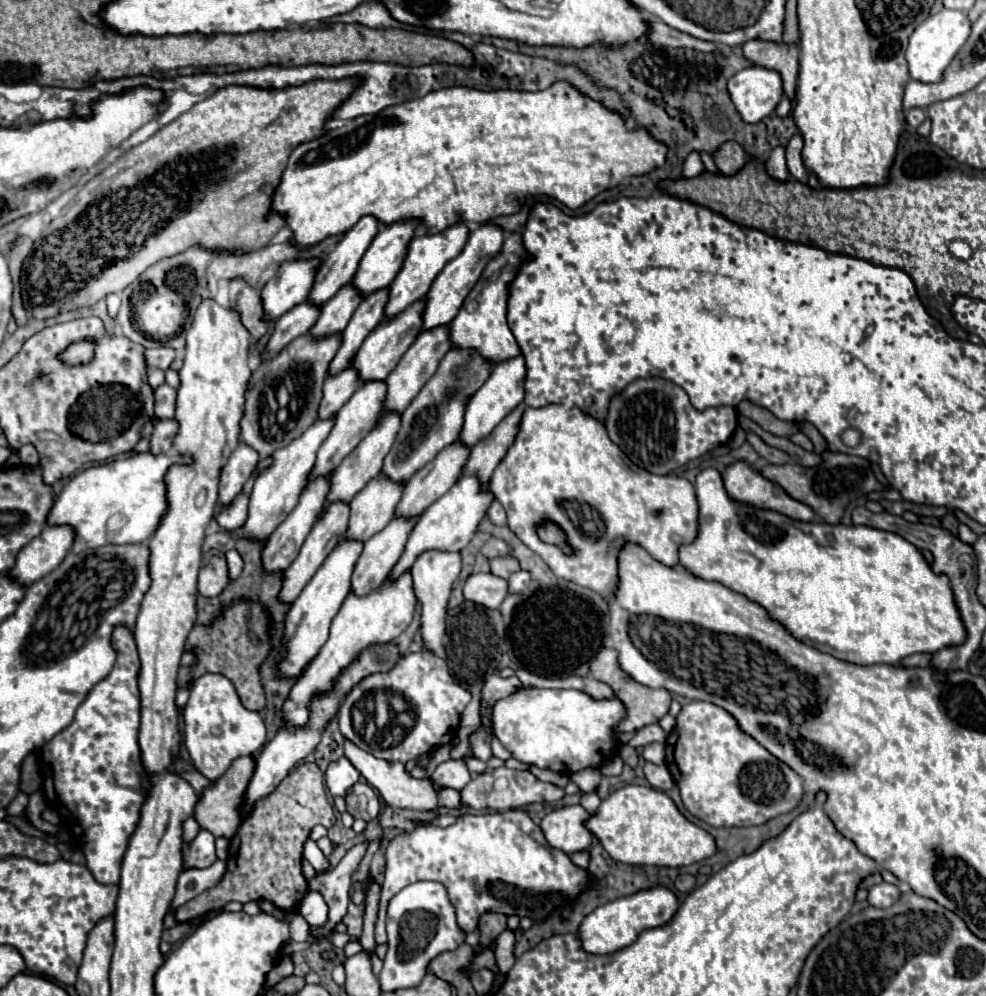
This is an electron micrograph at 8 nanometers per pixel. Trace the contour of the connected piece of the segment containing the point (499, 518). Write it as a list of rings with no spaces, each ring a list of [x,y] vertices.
[[[494,499],[490,509],[488,509],[488,519],[494,523],[494,525],[506,525],[506,511],[504,507]]]

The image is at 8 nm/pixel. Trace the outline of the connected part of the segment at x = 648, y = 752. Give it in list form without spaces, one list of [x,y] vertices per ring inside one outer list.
[[[650,743],[644,747],[642,757],[654,765],[664,765],[664,745],[662,743]]]

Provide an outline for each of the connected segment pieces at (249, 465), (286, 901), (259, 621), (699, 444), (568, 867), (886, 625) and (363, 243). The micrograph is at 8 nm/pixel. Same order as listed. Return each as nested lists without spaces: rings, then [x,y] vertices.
[[[238,441],[238,447],[230,453],[226,465],[220,469],[218,507],[226,505],[226,501],[232,501],[240,493],[242,485],[246,483],[246,477],[250,477],[258,459],[260,457],[254,449],[250,449],[244,441]]]
[[[302,763],[288,773],[280,785],[268,795],[256,801],[252,813],[242,821],[238,833],[230,839],[228,869],[222,881],[174,911],[176,921],[192,921],[208,911],[222,909],[230,901],[272,901],[278,909],[294,913],[308,893],[308,881],[302,875],[302,847],[314,825],[332,827],[336,823],[334,809],[326,799],[324,775],[316,763]]]
[[[232,601],[212,623],[194,625],[186,637],[184,651],[196,655],[196,665],[180,667],[178,687],[190,689],[198,677],[210,671],[218,671],[234,683],[238,695],[242,695],[242,705],[248,711],[262,711],[266,707],[266,695],[258,669],[270,655],[270,627],[272,625],[268,613],[264,611],[264,605],[254,601],[252,603]]]
[[[652,377],[636,379],[622,393],[614,395],[604,425],[608,437],[636,467],[656,475],[668,475],[688,461],[724,445],[736,429],[736,409],[710,407],[706,411],[696,411],[684,389],[672,381]]]
[[[526,811],[462,815],[450,827],[418,827],[388,843],[376,943],[382,945],[386,939],[388,901],[412,881],[438,881],[446,885],[458,913],[458,925],[470,933],[476,929],[478,917],[490,909],[506,915],[530,915],[534,921],[542,921],[546,913],[568,903],[578,893],[578,885],[588,881],[582,873],[586,869],[576,867],[566,853],[558,849],[552,853],[540,827]]]
[[[704,469],[698,477],[696,477],[696,497],[698,497],[698,505],[700,505],[700,533],[696,537],[694,543],[690,545],[682,545],[680,549],[680,565],[684,569],[688,569],[692,575],[706,579],[706,581],[716,581],[722,583],[746,597],[750,597],[750,601],[756,601],[758,605],[762,605],[770,617],[774,617],[776,621],[780,621],[782,625],[786,625],[786,629],[790,633],[794,633],[794,637],[798,637],[800,641],[804,641],[806,645],[814,645],[816,649],[822,649],[824,653],[830,653],[842,661],[850,661],[856,665],[878,665],[878,663],[886,663],[886,665],[894,665],[900,659],[914,655],[914,653],[936,653],[944,647],[956,647],[962,645],[966,639],[966,627],[962,623],[962,617],[958,613],[958,607],[954,603],[954,593],[950,589],[948,577],[942,573],[934,573],[932,567],[926,563],[926,559],[922,557],[920,549],[914,547],[910,541],[906,541],[904,537],[890,533],[890,531],[880,531],[874,527],[866,527],[866,525],[828,525],[828,523],[804,523],[804,521],[794,521],[782,513],[776,511],[764,511],[764,509],[754,509],[754,507],[746,507],[746,505],[738,505],[736,501],[732,501],[724,489],[722,483],[722,475],[716,469]]]
[[[364,215],[352,229],[348,229],[348,231],[344,233],[344,237],[342,237],[340,243],[336,245],[336,249],[334,249],[330,255],[326,255],[326,259],[322,261],[322,265],[320,265],[318,273],[316,273],[316,283],[314,283],[314,287],[312,287],[310,301],[318,301],[318,305],[324,305],[330,297],[336,295],[336,291],[338,291],[342,285],[346,285],[346,283],[350,283],[350,281],[354,279],[362,255],[366,253],[366,249],[370,247],[374,235],[378,233],[378,225],[380,225],[380,223],[378,223],[378,219],[376,219],[374,215]]]

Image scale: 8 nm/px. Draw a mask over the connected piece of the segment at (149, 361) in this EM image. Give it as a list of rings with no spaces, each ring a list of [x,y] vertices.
[[[156,347],[156,349],[148,349],[146,351],[146,365],[148,367],[160,367],[160,369],[168,369],[170,363],[174,361],[176,351],[172,347]]]

